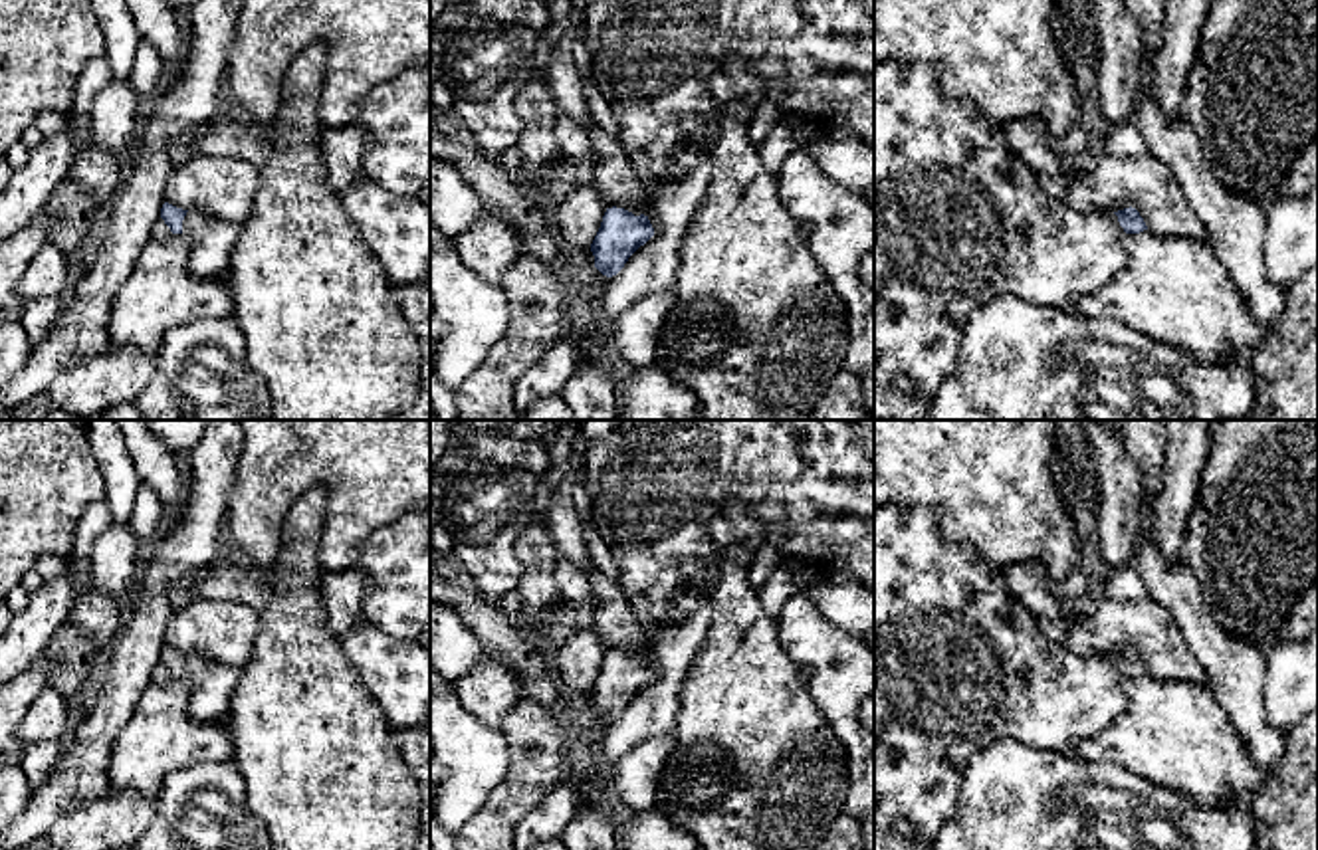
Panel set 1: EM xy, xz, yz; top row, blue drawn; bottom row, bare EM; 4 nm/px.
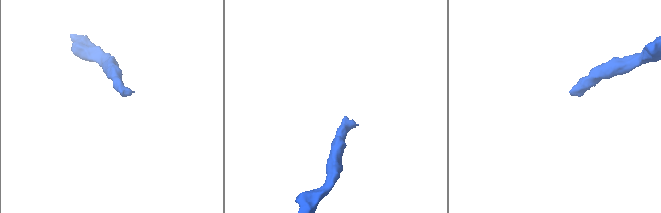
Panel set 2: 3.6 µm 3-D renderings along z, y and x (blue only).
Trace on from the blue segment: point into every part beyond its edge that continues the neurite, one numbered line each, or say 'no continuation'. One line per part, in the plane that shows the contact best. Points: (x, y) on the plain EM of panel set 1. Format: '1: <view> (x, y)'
1: xy (213, 682)

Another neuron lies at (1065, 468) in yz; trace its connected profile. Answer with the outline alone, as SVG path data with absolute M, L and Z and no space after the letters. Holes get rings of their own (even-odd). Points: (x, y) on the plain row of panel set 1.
M1068 450L1054 452L1050 456L1050 468L1052 468L1062 503L1070 511L1076 511L1078 485L1084 476L1084 470L1078 468L1074 456Z

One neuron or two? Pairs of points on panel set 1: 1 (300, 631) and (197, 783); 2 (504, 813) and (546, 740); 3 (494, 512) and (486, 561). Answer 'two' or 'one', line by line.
1: two
2: one
3: one

